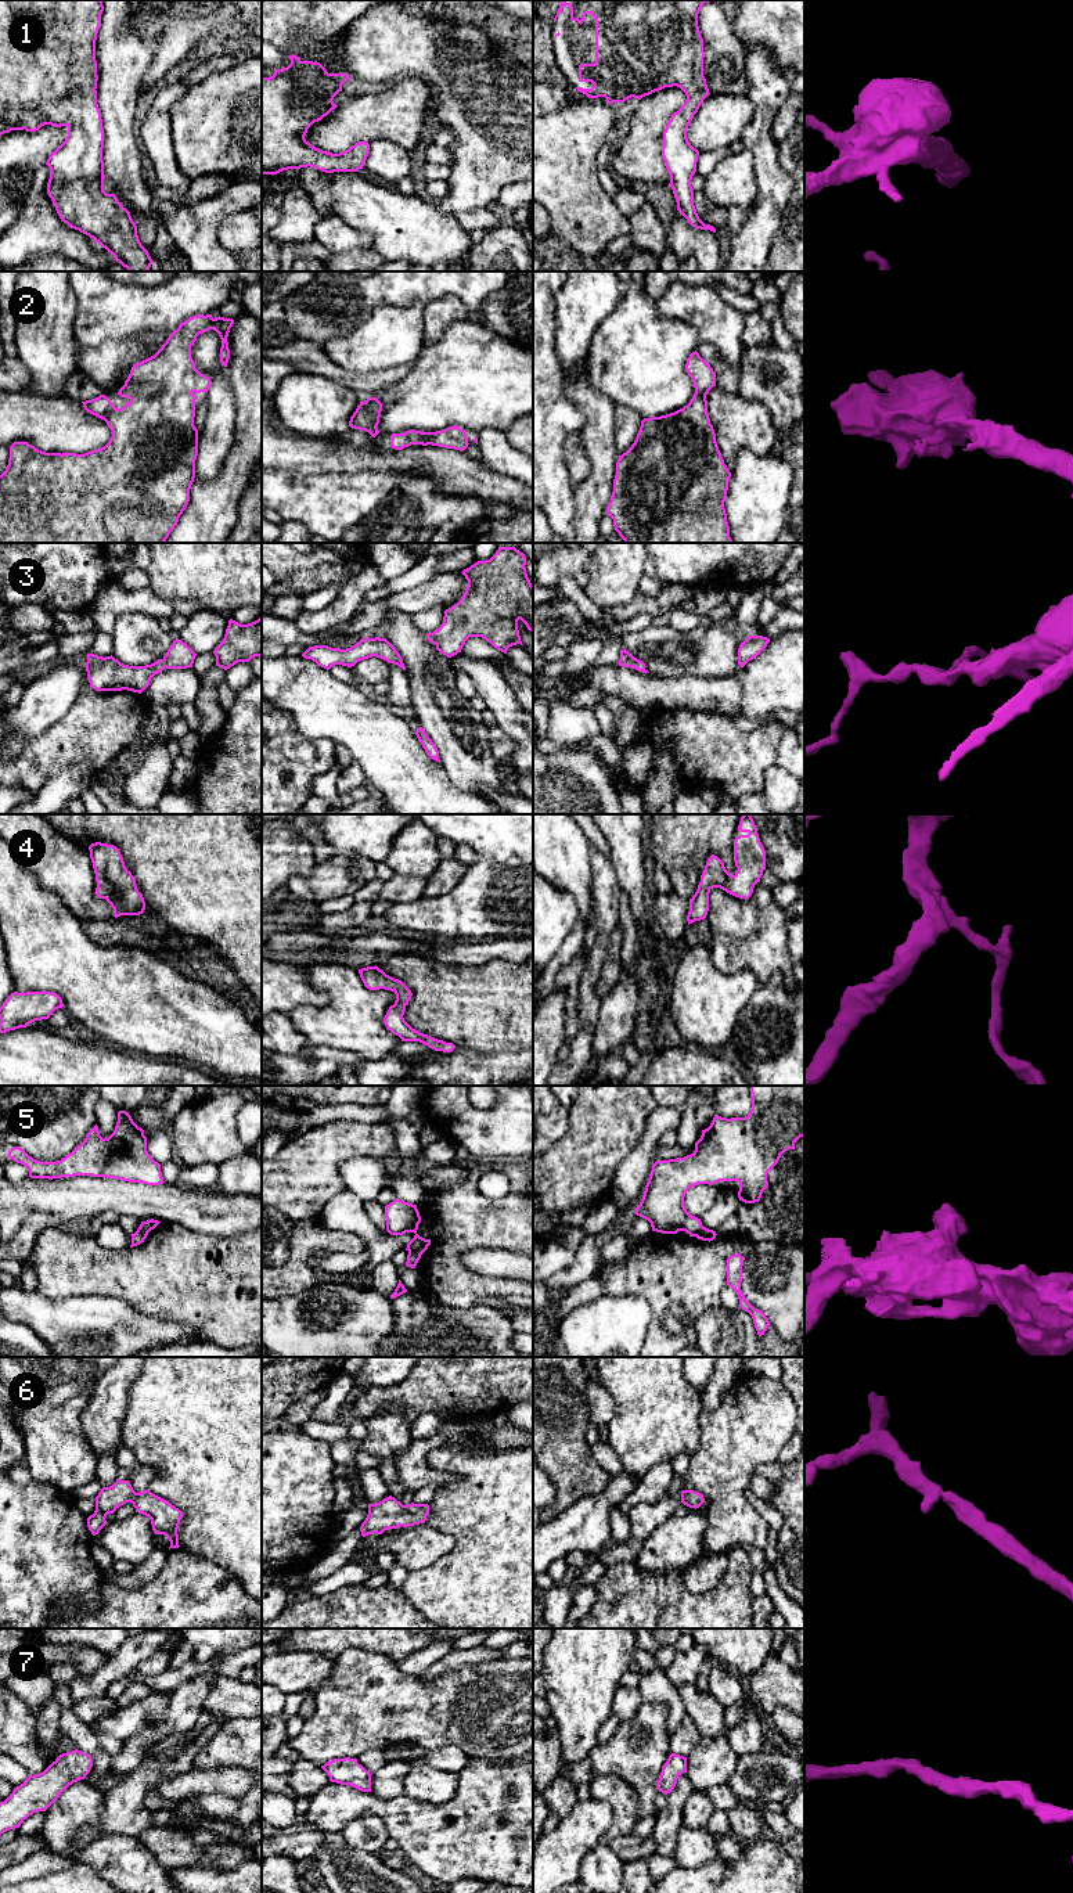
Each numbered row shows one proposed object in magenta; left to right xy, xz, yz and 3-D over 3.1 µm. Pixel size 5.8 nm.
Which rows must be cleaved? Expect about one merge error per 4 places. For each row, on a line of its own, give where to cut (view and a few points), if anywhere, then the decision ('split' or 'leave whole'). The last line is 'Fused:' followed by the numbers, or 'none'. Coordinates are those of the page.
1: cut none; leave whole
2: cut none; leave whole
3: cut none; leave whole
4: cut none; leave whole
5: cut xz (409, 1249), (420, 1255); split
6: cut none; leave whole
7: cut none; leave whole
Fused: 5

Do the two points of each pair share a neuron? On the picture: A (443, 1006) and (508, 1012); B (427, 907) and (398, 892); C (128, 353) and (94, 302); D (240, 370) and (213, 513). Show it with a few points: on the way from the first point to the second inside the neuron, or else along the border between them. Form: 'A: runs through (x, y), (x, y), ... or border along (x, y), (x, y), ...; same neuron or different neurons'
A: runs through (460, 1006), (492, 1007); same neuron
B: border along (422, 896), (411, 902), (393, 903); different neurons
C: border along (151, 333), (125, 339), (105, 339), (87, 348); different neurons
D: runs through (247, 406), (247, 452), (236, 477); same neuron

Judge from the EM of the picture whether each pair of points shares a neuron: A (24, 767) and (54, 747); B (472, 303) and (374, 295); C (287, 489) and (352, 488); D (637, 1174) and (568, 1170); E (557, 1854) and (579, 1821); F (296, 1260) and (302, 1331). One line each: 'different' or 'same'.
A: same
B: same
C: same
D: different
E: same
F: different

